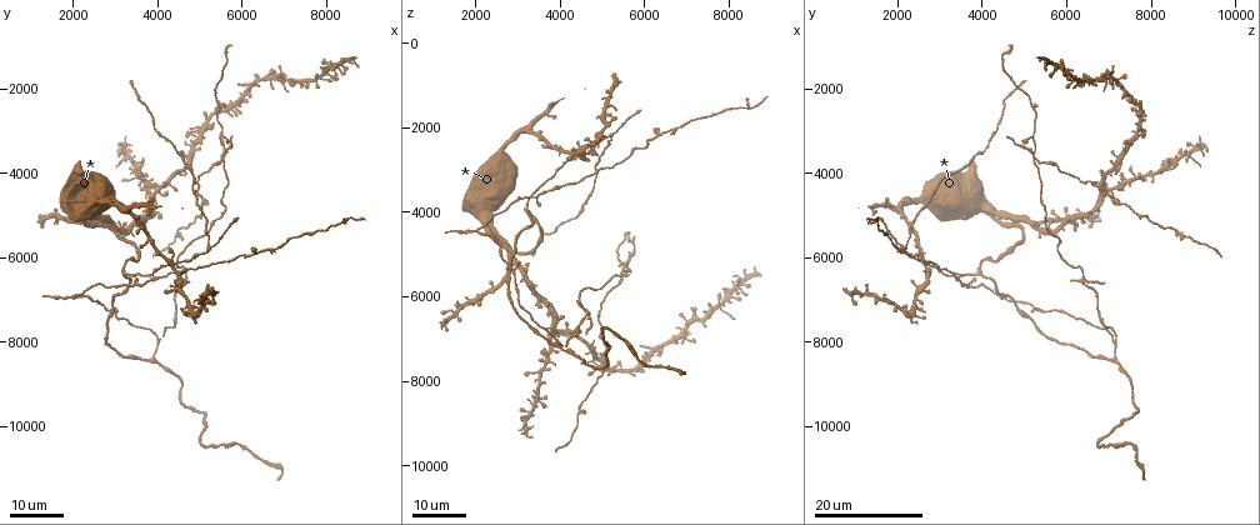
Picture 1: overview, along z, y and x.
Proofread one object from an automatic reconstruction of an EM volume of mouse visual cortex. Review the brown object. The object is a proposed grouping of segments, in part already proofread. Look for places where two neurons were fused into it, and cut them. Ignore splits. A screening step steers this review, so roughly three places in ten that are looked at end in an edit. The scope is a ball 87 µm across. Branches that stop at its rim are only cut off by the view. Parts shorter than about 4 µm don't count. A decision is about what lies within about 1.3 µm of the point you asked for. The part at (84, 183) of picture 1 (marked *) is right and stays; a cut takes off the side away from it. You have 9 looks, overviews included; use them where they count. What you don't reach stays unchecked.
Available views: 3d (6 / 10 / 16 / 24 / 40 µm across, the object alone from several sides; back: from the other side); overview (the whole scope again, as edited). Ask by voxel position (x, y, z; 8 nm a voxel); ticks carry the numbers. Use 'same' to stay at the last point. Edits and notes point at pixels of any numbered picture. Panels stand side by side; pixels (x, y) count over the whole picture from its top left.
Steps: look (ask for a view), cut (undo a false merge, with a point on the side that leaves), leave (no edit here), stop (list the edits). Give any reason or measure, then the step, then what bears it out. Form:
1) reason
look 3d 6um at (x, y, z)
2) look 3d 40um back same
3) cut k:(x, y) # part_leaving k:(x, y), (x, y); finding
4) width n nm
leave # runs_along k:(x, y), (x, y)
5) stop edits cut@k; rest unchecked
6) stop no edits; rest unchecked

three-way junction
look 3d 16um at (1950, 6850, 4500)

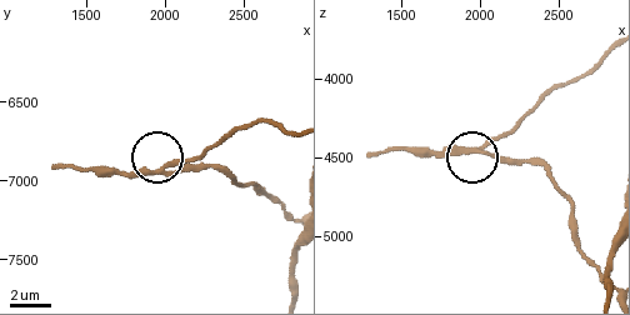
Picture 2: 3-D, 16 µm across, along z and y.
look 3d 6um at (2000, 6900, 4440)

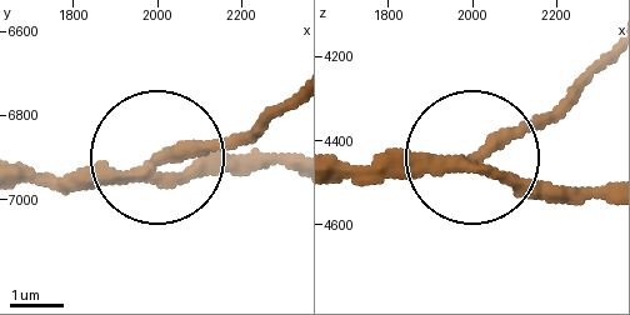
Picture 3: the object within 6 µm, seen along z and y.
arms 3
cut 3:(180, 161) # part_leaving 3:(106, 178), (236, 146), (290, 106); a second neuron is stuck on

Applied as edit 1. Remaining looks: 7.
sudden change in width
look 3d 16um at (4650, 6450, 6450)

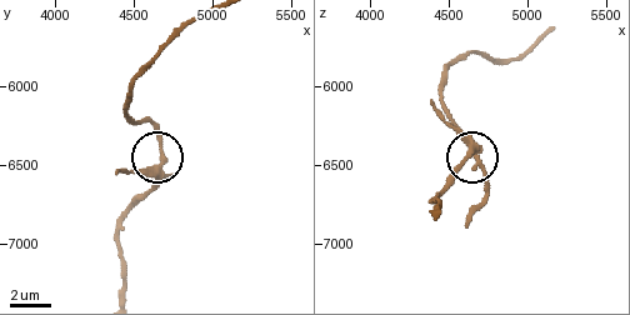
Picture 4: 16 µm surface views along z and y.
look 3d 6um same

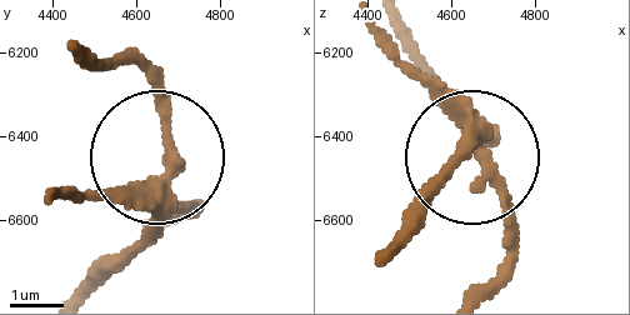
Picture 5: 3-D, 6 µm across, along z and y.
width 230 nm
cut 5:(510, 198) # part_leaving 5:(474, 125), (500, 215), (496, 283); two neurons meet here

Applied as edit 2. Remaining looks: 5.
look overview

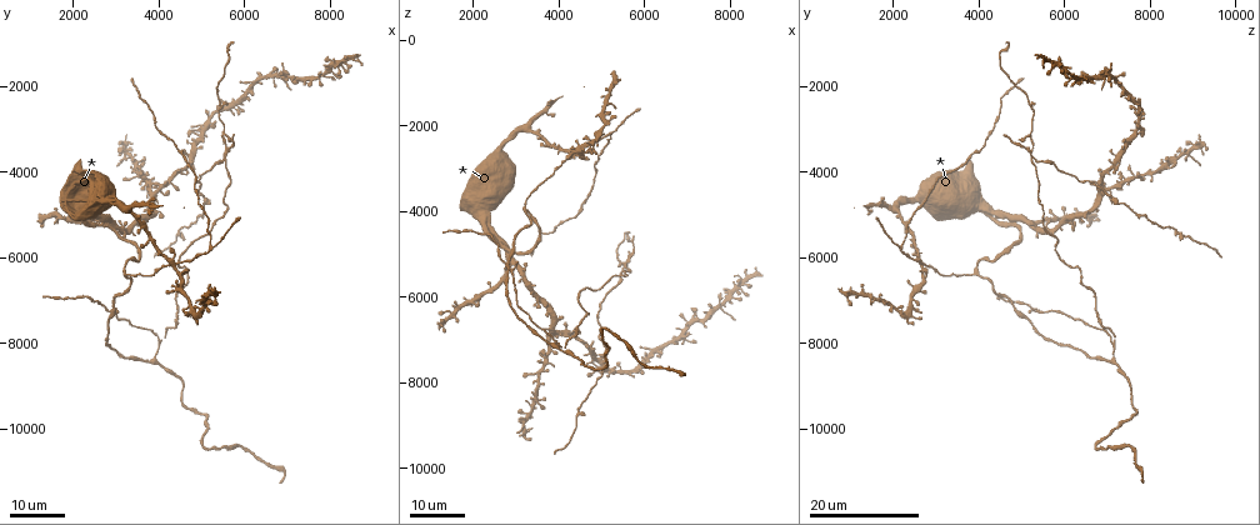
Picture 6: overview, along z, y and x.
arms part here
look 3d 16um at (4000, 8000, 7100)

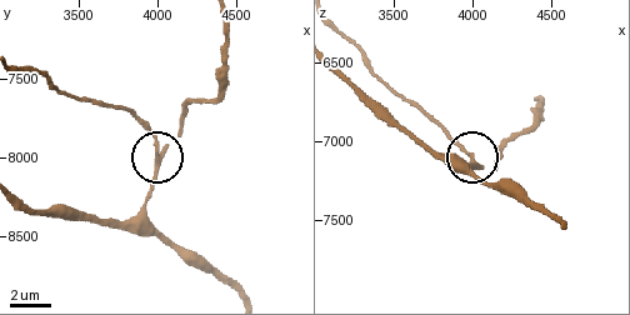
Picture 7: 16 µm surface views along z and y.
closer look
look 3d 10um at (4020, 7960, 7140)

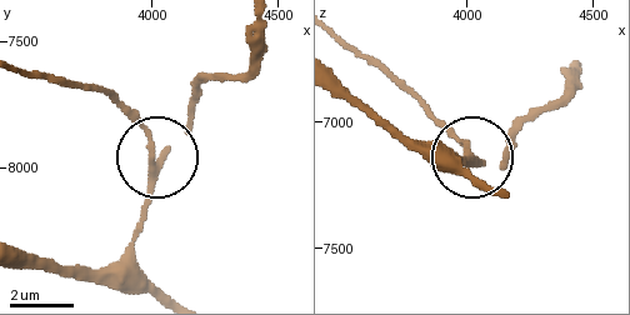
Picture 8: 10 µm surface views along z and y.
look 3d 6um at (4030, 7960, 7150)

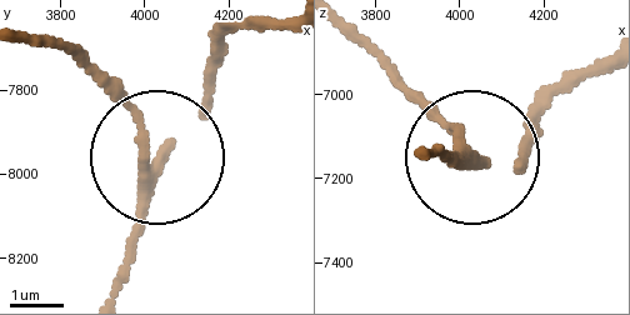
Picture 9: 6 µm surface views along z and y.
arms 3
leave # one neuron here

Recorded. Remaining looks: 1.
stop edits cut@3, cut@5; rest unchecked

